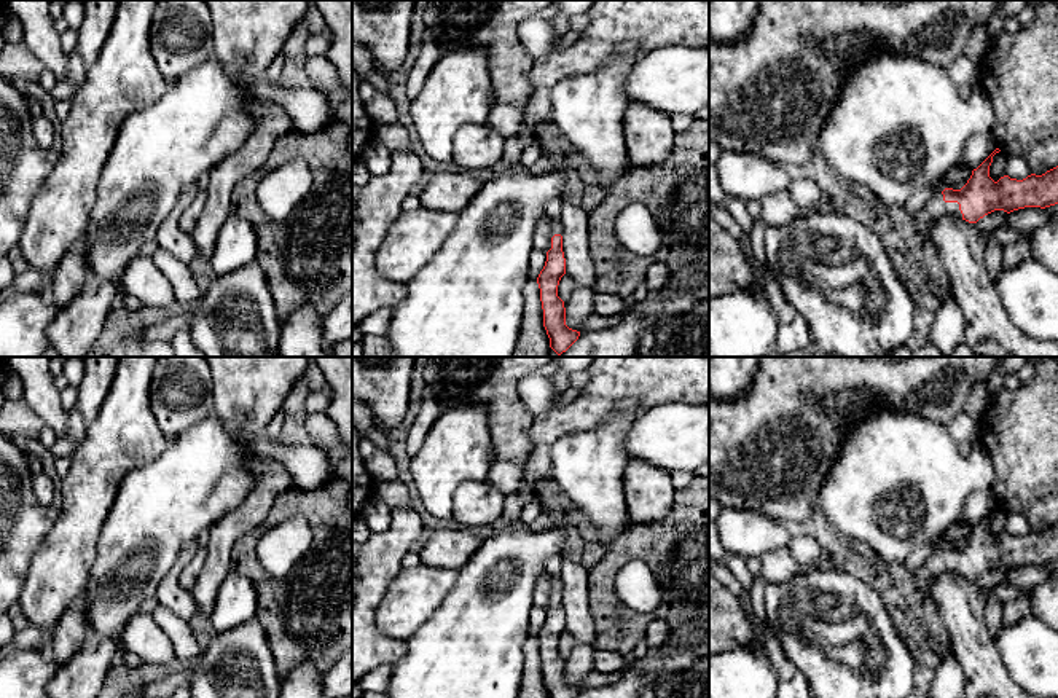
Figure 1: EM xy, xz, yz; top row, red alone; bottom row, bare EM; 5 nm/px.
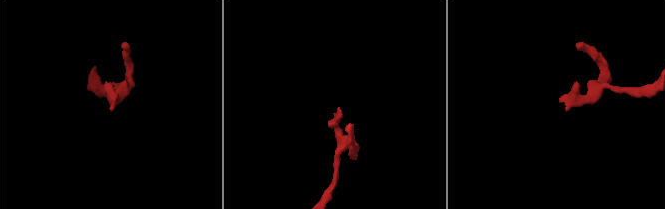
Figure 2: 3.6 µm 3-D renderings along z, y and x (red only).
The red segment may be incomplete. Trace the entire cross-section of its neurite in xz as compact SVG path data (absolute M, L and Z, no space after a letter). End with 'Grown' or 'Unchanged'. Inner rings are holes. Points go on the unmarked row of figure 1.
M551 578L551 598L548 601L547 618L537 634L540 658L543 666L543 684L550 698L577 698L580 688L566 682L564 658L558 653L558 642L566 631L566 615L562 609L562 582Z. Grown

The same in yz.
M996 505L977 526L974 526L970 535L961 547L945 545L943 548L937 548L927 563L915 572L916 588L931 593L932 578L943 574L956 574L969 580L977 580L980 575L994 567L1010 571L1025 564L1045 566L1058 561L1058 523L1042 532L1031 531L1023 537L1004 532L994 539L989 534L989 523L993 520L993 513L999 508L1001 507Z. Grown

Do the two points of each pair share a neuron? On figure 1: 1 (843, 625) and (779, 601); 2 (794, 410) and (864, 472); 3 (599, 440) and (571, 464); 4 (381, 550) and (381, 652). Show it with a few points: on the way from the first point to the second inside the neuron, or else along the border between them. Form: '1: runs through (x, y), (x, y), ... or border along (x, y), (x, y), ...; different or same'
1: runs through (827, 620), (795, 609); same
2: border along (862, 419), (845, 435), (842, 448), (822, 483); different
3: runs through (593, 447), (577, 462); same
4: runs through (368, 576), (368, 627); same

